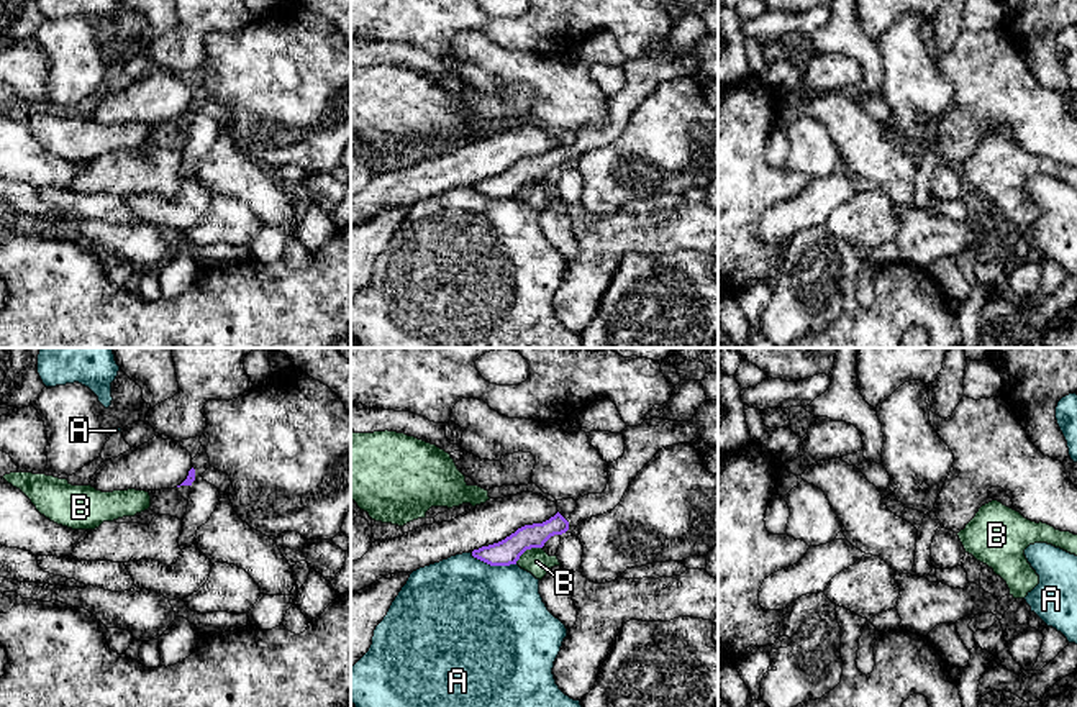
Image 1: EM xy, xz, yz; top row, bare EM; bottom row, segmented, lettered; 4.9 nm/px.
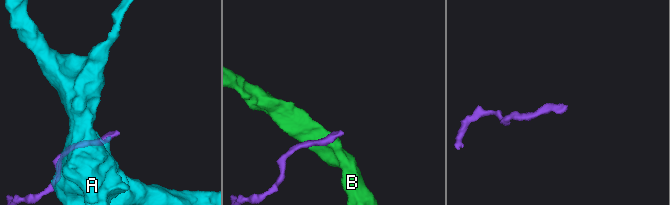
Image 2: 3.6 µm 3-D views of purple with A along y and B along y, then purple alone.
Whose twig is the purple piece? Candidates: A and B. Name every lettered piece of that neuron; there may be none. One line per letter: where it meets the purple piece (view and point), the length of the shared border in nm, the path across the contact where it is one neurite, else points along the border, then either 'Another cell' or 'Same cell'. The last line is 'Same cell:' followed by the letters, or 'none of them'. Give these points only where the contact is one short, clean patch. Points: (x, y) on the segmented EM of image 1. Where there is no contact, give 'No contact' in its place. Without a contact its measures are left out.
A: Touches purple at xz (494, 565). Shared border 240 nm. Another cell
B: Touches purple at xz (527, 548). Shared border 160 nm. Another cell
Same cell: none of them

